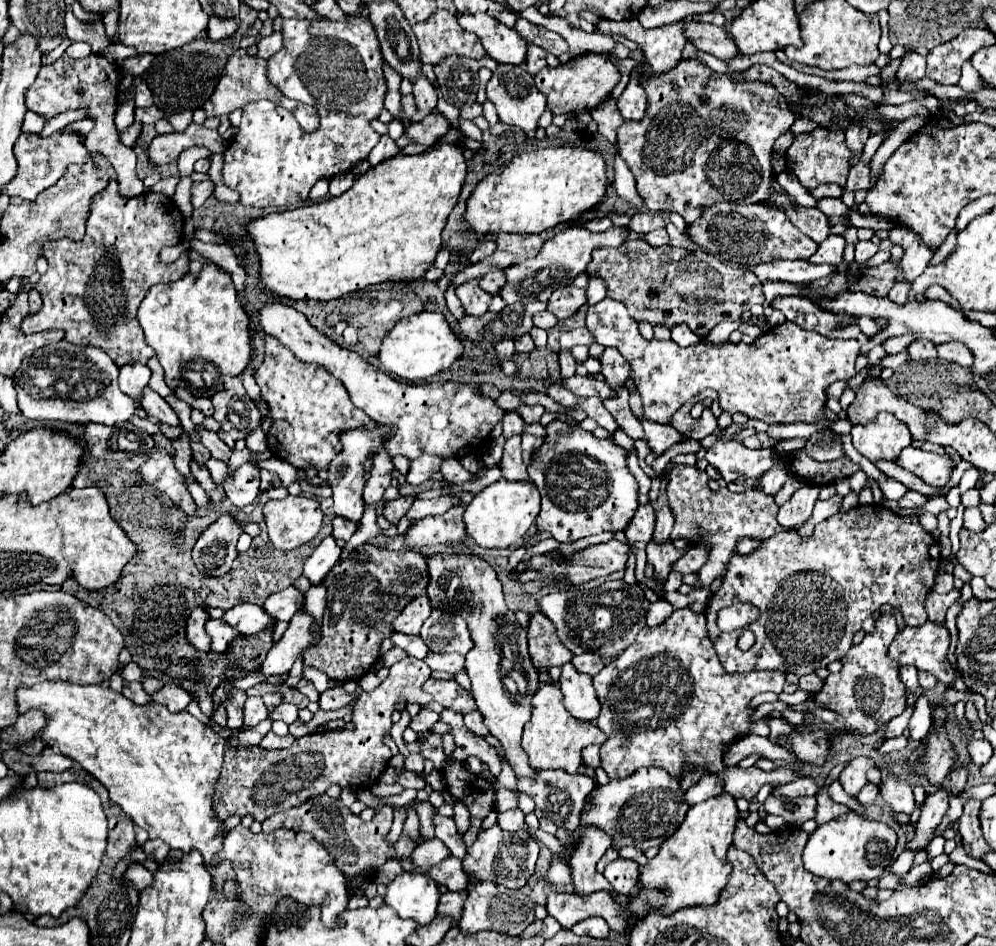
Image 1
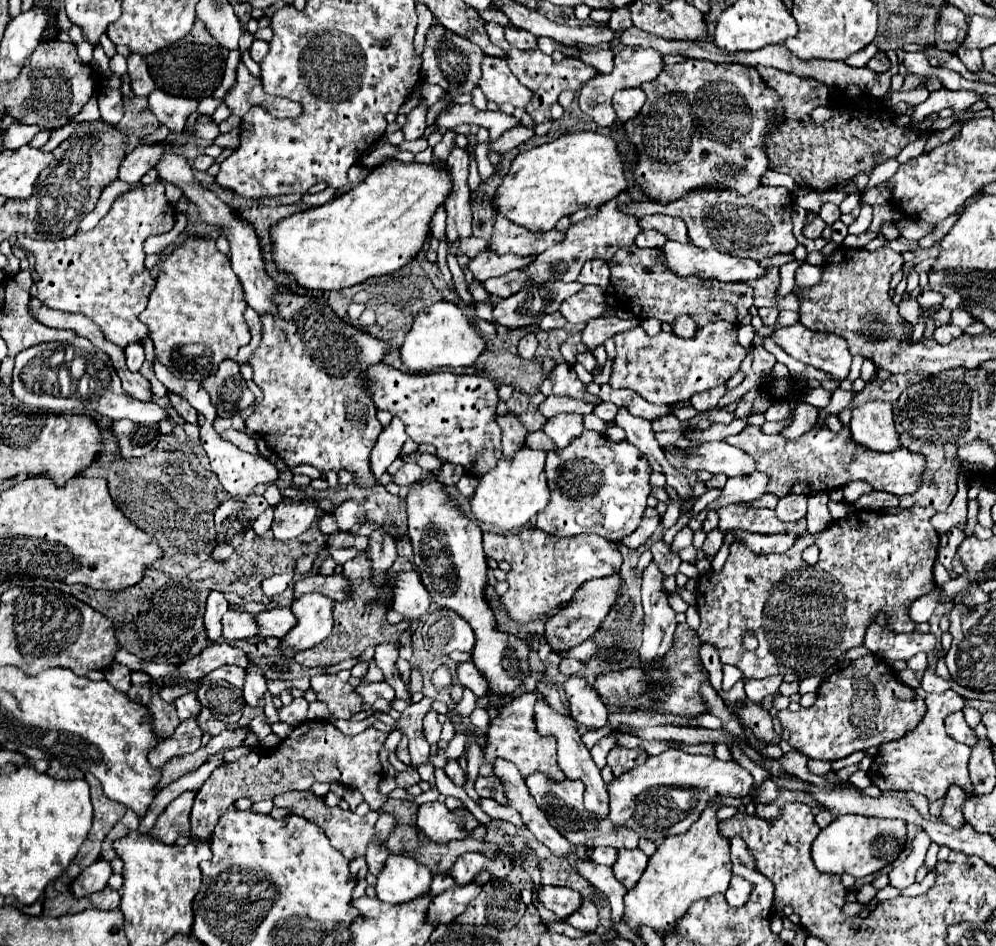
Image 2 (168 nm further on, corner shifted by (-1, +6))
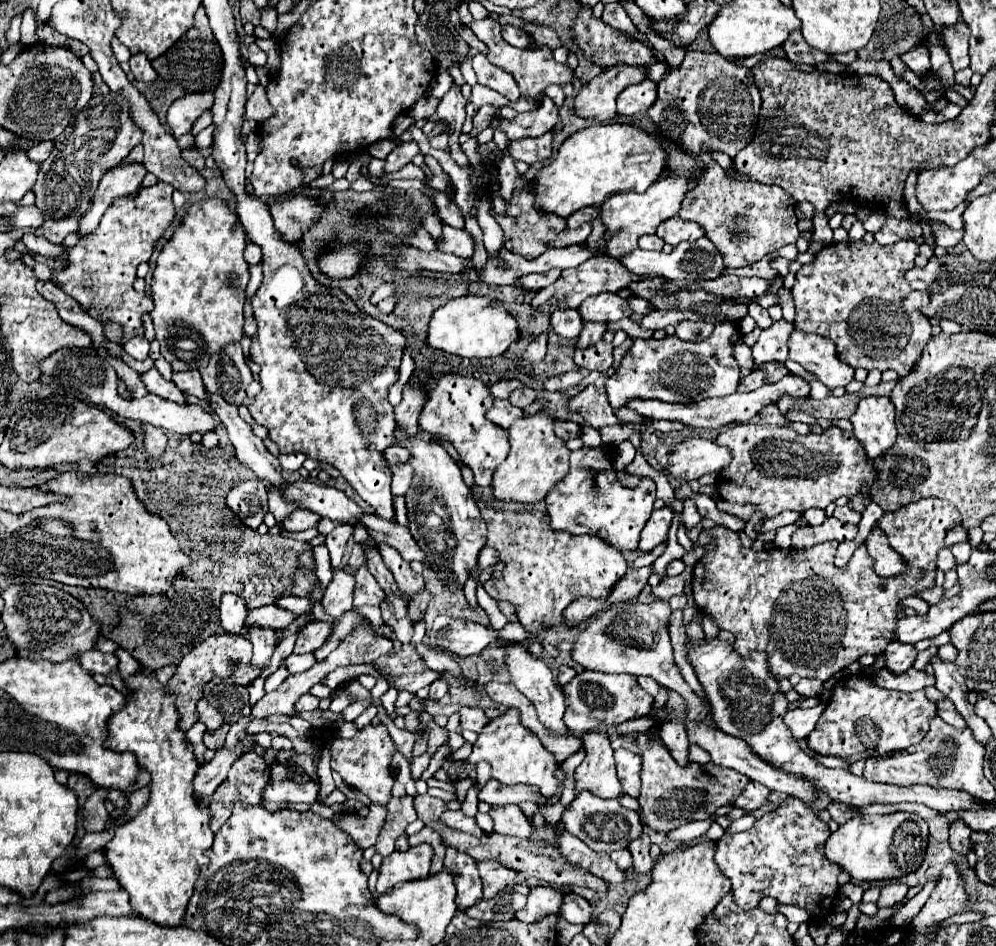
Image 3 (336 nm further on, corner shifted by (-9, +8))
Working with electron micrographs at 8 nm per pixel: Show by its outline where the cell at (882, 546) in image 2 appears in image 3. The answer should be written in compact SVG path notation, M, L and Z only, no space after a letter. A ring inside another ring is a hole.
M932 497L920 499L920 501L916 501L916 503L910 503L910 505L902 507L902 509L896 511L896 513L884 513L882 519L876 521L876 527L888 537L892 549L894 549L894 551L902 557L902 561L904 561L904 571L902 571L900 575L894 575L894 577L880 577L880 575L874 573L874 559L870 559L870 555L868 555L866 543L862 543L862 545L856 549L856 553L852 555L852 561L850 561L846 567L840 569L840 567L834 565L834 553L836 553L838 541L820 543L820 545L814 545L814 547L802 549L802 551L796 551L796 549L772 549L772 551L766 551L766 549L764 549L764 551L756 553L756 551L752 551L752 549L746 549L746 547L742 545L740 537L738 537L734 531L724 529L724 527L714 527L714 529L710 529L710 531L702 531L702 533L700 533L700 539L698 539L698 545L706 545L710 539L716 539L718 549L716 549L714 553L706 553L706 555L696 563L696 567L694 567L694 577L692 577L694 601L696 601L696 605L698 605L708 617L712 617L712 619L716 621L716 625L718 625L720 629L726 629L726 631L730 631L730 633L736 637L734 649L736 649L736 653L738 653L742 659L750 657L750 653L754 653L754 651L762 651L762 653L768 655L768 671L770 671L770 675L776 677L776 679L784 679L784 677L790 677L790 675L798 673L800 677L814 677L814 679L826 681L830 675L838 673L840 669L846 669L846 667L848 667L850 663L854 663L858 657L868 655L868 653L870 653L870 655L876 655L876 653L882 653L882 651L886 649L888 641L890 641L892 635L894 635L896 623L898 623L898 615L896 615L898 603L900 603L904 597L908 597L908 595L916 595L916 593L920 593L920 591L924 591L924 589L932 589L932 587L936 585L936 555L938 555L938 551L944 547L944 535L946 535L946 531L952 529L958 521L960 521L960 513L958 513L958 509L956 509L952 503L946 503L944 499L932 499Z

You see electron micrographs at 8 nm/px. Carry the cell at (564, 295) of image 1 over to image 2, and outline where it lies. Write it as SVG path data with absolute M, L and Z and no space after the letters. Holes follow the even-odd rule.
M584 285L584 289L572 297L568 297L560 313L568 323L584 323L594 317L604 317L606 315L606 291L596 287L596 285Z

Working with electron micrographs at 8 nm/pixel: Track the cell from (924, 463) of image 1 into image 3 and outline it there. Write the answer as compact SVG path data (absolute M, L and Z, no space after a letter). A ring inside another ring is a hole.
M748 421L724 429L716 441L734 451L730 467L726 467L726 471L722 471L718 477L720 497L730 503L754 503L758 505L758 511L762 511L766 517L774 517L786 509L800 513L810 507L826 509L828 503L836 501L840 495L852 497L860 491L862 485L872 487L878 481L878 469L874 465L874 459L866 453L862 443L858 443L852 431L842 431L838 427L828 427L822 433L798 435L790 427Z

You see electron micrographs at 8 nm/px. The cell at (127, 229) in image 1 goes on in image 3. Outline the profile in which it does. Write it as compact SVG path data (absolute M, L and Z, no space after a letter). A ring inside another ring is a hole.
M158 181L154 187L142 187L136 197L116 199L104 213L98 229L82 237L82 241L78 241L74 247L54 245L46 237L38 237L34 233L26 233L22 237L22 243L40 255L68 255L64 261L64 269L52 271L54 285L72 299L76 299L80 307L102 325L118 323L124 333L122 343L130 341L136 335L144 335L142 315L154 309L152 295L136 293L132 283L136 281L138 265L150 259L154 241L162 237L162 233L176 217L176 209L172 205L172 191L172 185Z

